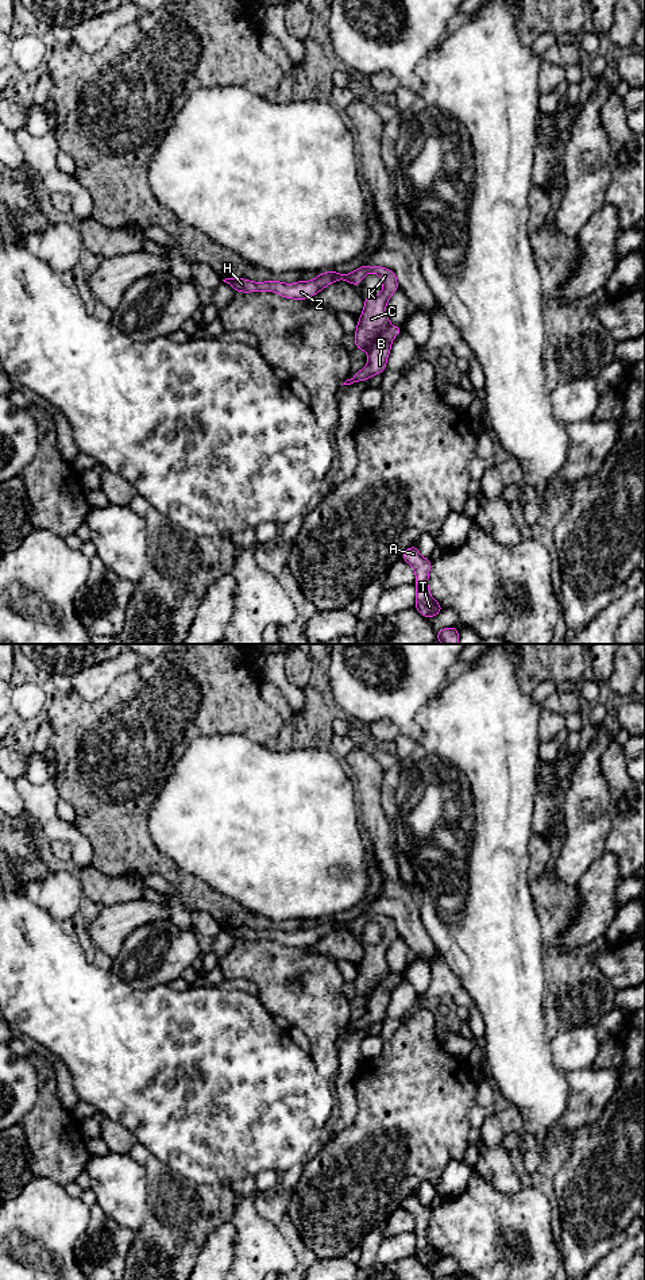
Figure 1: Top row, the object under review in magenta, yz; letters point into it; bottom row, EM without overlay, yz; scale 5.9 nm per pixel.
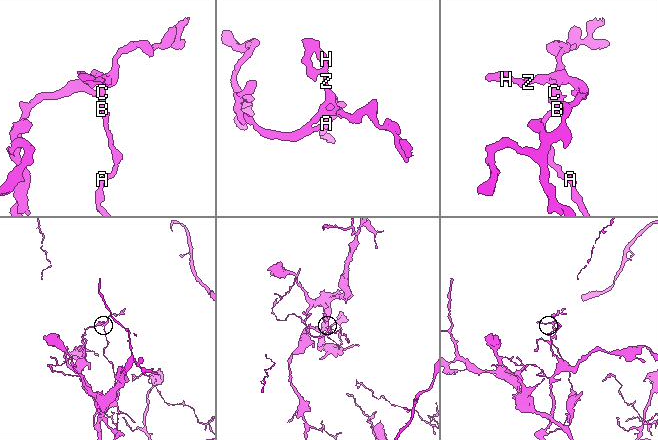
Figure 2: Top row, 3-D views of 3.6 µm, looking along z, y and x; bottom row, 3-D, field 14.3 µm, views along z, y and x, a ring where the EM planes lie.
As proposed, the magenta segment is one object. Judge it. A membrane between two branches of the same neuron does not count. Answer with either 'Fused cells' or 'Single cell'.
Fused cells

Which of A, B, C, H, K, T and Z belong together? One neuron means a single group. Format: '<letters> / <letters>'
A B T / C H K Z

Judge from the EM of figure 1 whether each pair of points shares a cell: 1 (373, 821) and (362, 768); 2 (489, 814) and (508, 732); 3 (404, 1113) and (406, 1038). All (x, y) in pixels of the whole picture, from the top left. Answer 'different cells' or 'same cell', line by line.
1: same cell
2: same cell
3: same cell

